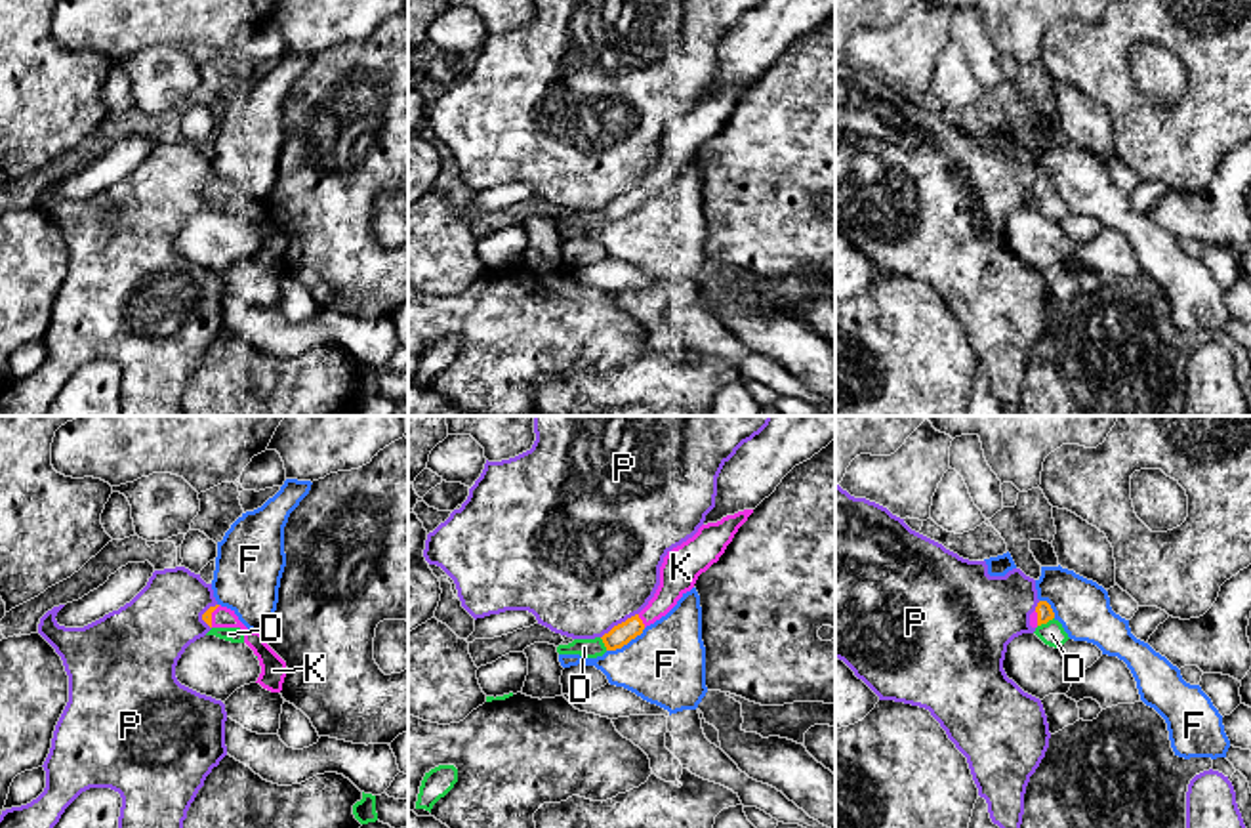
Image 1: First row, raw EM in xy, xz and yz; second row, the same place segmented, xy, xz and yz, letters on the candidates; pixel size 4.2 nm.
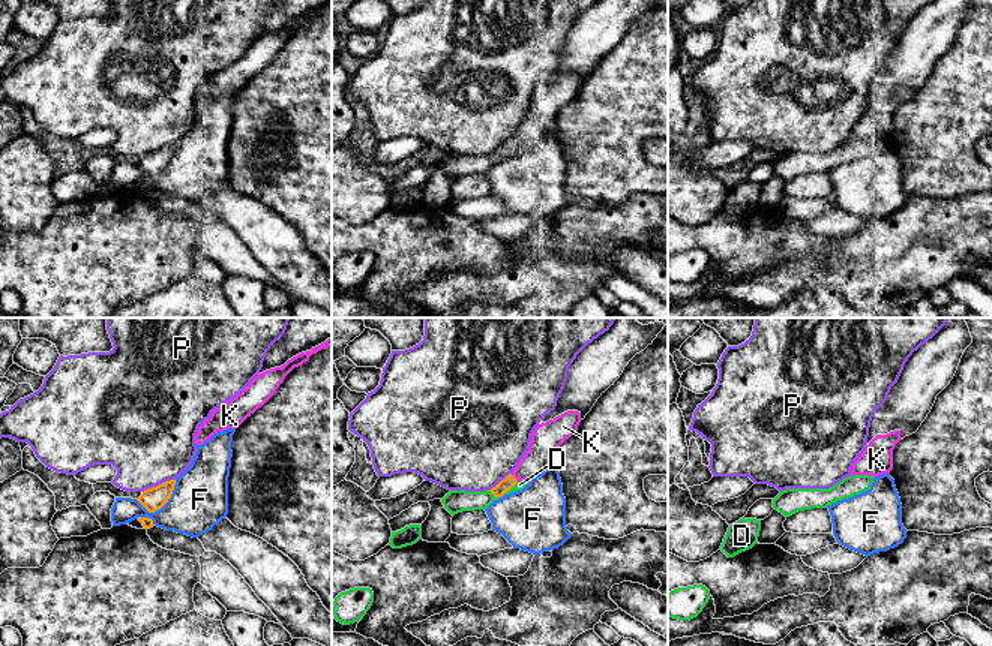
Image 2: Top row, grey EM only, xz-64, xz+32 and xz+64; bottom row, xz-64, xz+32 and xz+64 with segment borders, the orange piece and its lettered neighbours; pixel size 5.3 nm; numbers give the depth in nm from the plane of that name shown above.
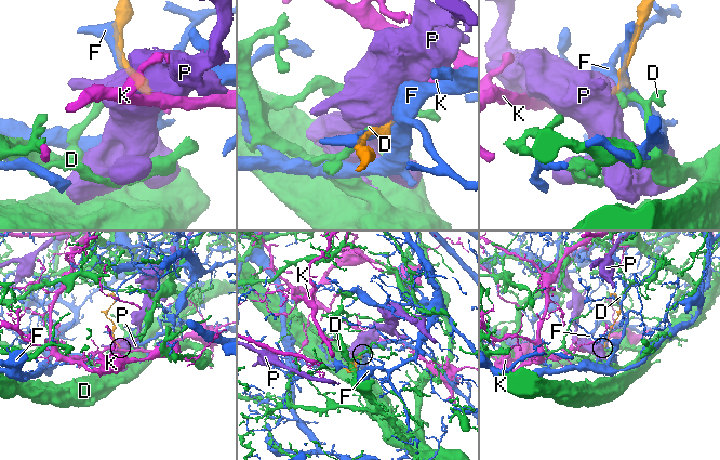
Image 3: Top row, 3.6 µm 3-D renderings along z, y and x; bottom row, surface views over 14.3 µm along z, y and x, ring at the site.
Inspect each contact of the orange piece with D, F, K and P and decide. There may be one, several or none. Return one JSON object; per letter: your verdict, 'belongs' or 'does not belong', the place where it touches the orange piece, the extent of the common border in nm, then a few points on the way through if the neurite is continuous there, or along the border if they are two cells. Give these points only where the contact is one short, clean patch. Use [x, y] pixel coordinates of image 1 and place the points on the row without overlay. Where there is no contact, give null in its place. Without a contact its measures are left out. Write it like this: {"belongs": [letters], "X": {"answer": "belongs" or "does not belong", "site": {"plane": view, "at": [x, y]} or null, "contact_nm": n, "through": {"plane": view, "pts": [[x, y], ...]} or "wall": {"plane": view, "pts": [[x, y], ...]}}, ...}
{"belongs": ["K"], "D": {"answer": "does not belong", "site": {"plane": "yz", "at": [1045, 195]}, "contact_nm": 80, "wall": {"plane": "yz", "pts": [[1053, 189], [1038, 199]]}}, "F": {"answer": "does not belong", "site": {"plane": "xz", "at": [626, 216]}, "contact_nm": 190}, "K": {"answer": "belongs", "site": {"plane": "xz", "at": [641, 193]}, "contact_nm": 70, "through": {"plane": "xz", "pts": [[622, 206], [641, 193], [668, 166], [677, 147]]}}, "P": {"answer": "does not belong", "site": {"plane": "xz", "at": [618, 197]}, "contact_nm": 190, "wall": {"plane": "xz", "pts": [[637, 186], [615, 197], [601, 210]]}}}

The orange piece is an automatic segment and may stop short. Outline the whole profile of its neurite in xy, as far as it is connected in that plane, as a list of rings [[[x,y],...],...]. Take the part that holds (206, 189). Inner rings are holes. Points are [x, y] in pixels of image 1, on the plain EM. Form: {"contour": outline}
{"contour": [[[221,177],[210,179],[202,187],[202,193],[210,200],[240,200],[244,204],[244,216],[254,223],[261,238],[261,246],[256,256],[271,265],[282,263],[282,256],[288,244],[286,235],[263,214],[263,208],[259,204],[248,202],[238,193],[235,183]]]}

